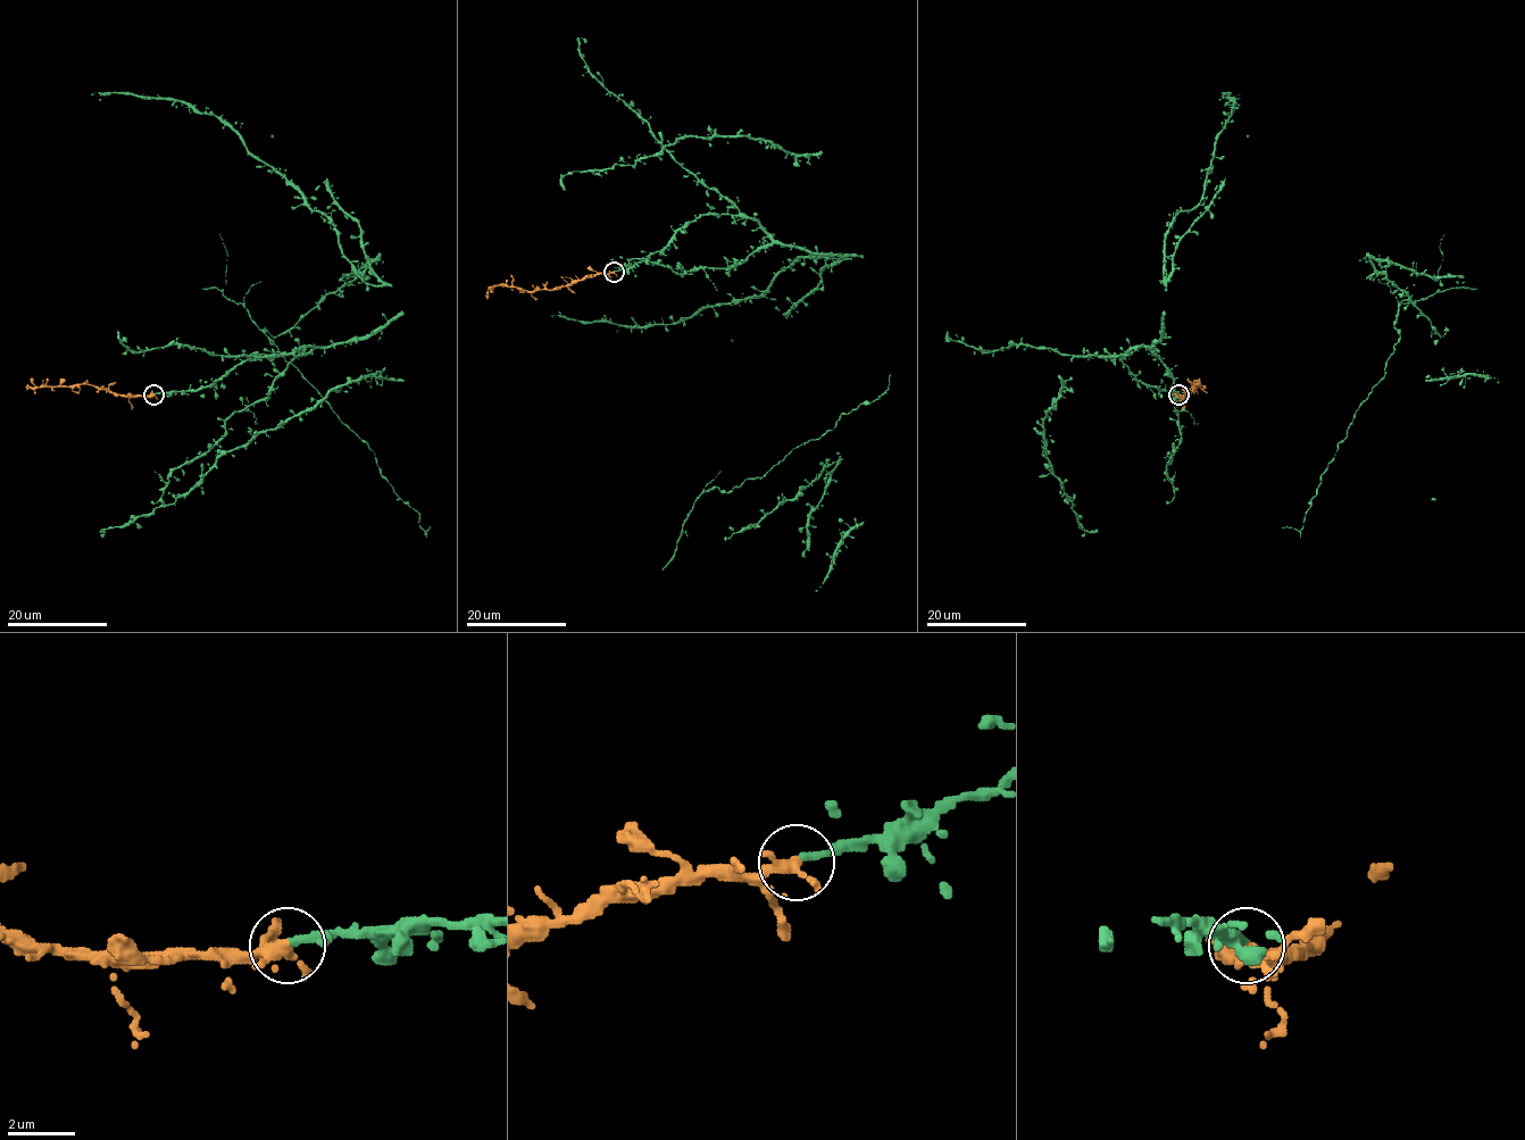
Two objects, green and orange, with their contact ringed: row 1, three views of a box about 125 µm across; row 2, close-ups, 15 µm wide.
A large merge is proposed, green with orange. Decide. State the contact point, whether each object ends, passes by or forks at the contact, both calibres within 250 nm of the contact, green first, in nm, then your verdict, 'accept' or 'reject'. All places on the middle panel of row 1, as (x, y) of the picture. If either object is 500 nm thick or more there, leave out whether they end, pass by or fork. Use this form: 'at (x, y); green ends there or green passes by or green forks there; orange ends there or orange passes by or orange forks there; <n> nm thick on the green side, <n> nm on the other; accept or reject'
at (614, 272); green ends there; orange passes by; 240 nm thick on the green side, 320 nm on the other; accept

